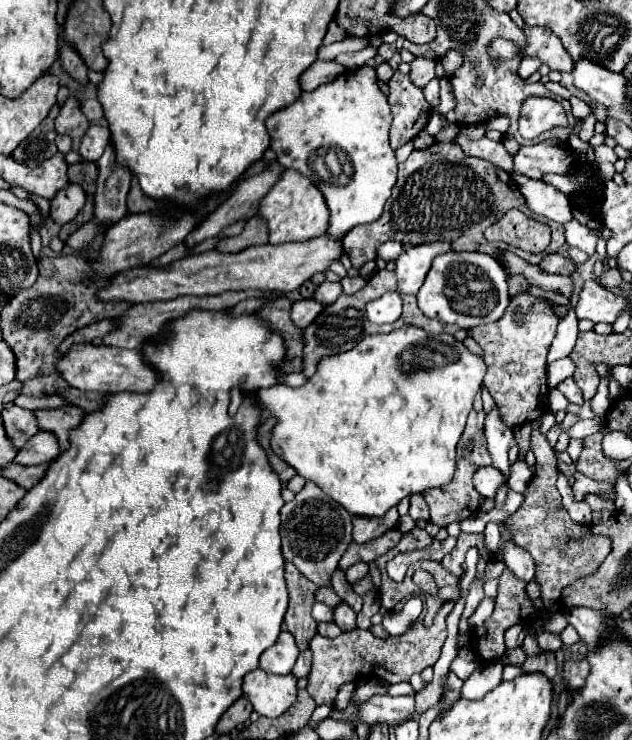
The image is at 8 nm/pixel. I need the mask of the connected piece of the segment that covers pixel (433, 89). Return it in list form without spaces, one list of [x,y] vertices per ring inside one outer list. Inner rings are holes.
[[[433,78],[425,88],[425,98],[429,100],[429,104],[433,106],[433,110],[437,110],[437,100],[439,100],[439,78]]]

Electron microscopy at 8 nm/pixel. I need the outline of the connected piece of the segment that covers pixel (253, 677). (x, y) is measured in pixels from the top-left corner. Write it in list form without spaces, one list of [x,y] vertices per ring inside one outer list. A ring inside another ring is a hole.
[[[257,668],[245,676],[243,694],[251,700],[257,714],[277,718],[297,700],[297,688],[283,686],[297,686],[297,678],[293,674],[273,676]]]

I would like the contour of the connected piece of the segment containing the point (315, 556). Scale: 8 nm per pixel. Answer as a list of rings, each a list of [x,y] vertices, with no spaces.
[[[305,482],[303,490],[293,502],[281,508],[281,540],[283,556],[293,562],[303,576],[307,576],[317,586],[329,586],[331,574],[337,570],[341,556],[351,544],[351,514],[329,498],[317,484]]]

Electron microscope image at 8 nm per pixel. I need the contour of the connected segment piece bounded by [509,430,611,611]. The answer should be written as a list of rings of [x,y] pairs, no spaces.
[[[533,430],[531,448],[537,456],[537,474],[529,482],[529,488],[525,490],[525,500],[519,506],[519,510],[511,516],[509,524],[513,524],[513,538],[517,540],[517,544],[521,544],[521,548],[525,548],[537,564],[535,580],[541,588],[541,600],[544,608],[552,611],[554,607],[550,607],[550,603],[560,599],[561,592],[567,584],[584,577],[589,572],[597,571],[611,548],[611,540],[605,536],[591,536],[589,528],[581,528],[581,524],[573,524],[569,514],[561,506],[561,494],[555,486],[559,476],[557,460],[545,434]]]

